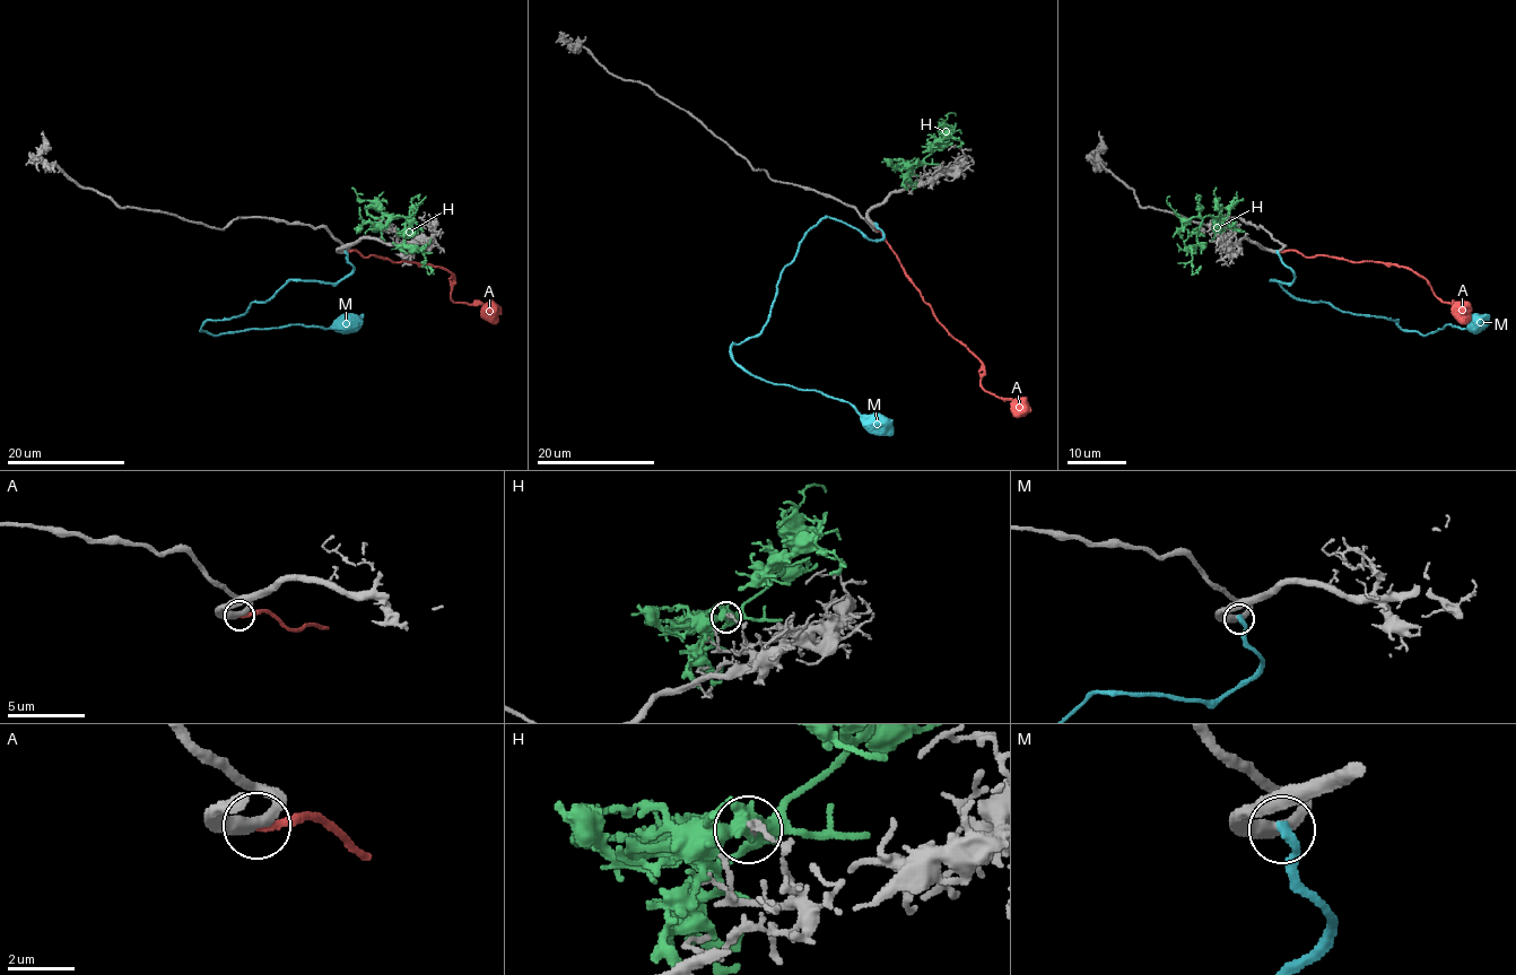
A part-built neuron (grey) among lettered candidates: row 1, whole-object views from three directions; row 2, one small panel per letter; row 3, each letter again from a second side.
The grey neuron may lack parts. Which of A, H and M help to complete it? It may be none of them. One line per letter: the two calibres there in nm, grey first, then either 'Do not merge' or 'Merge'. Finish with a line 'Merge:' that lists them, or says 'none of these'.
A: Thickness 320 nm (grey) against 200 nm. Merge
H: Thickness 170 nm (grey) against 420 nm. Do not merge
M: Thickness 400 nm (grey) against 280 nm. Do not merge
Merge: A

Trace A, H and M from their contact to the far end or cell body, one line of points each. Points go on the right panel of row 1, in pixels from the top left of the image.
A: (1281, 251), (1292, 250), (1306, 257), (1330, 255), (1410, 268), (1439, 298), (1453, 304), (1454, 313), (1466, 324)
H: (1218, 222), (1211, 216), (1202, 218), (1192, 246), (1192, 272), (1201, 266)
M: (1277, 251), (1295, 278), (1271, 279), (1300, 301), (1396, 320), (1402, 330), (1425, 334), (1467, 328), (1487, 315)

